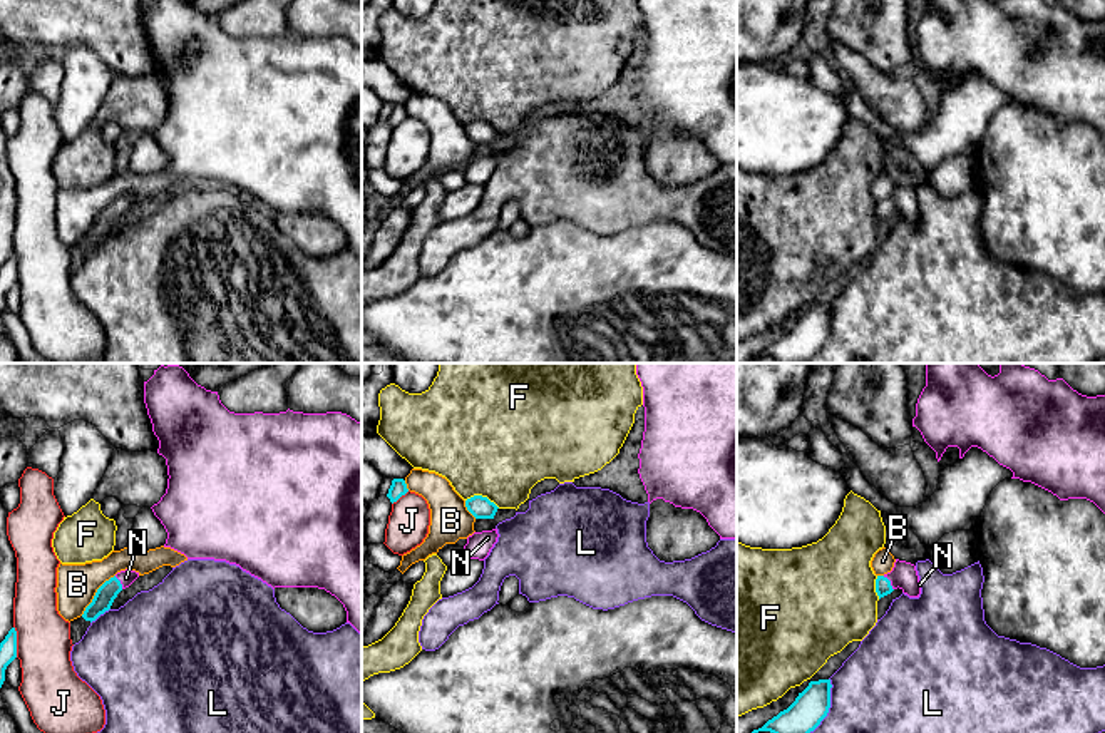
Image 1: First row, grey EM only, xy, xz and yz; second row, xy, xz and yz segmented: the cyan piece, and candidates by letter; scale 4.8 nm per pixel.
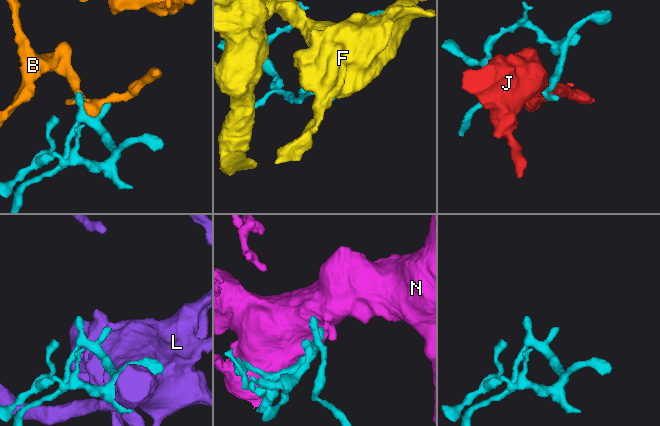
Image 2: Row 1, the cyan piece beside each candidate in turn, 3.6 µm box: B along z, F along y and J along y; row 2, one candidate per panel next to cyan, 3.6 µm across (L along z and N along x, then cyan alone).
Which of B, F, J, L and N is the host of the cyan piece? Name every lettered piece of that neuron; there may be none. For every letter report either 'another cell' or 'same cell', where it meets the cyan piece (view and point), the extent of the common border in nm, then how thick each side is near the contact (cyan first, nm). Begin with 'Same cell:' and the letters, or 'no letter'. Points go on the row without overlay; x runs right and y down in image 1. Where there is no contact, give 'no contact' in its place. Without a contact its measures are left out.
Same cell: N
B: another cell; meets cyan in xy at (96, 220); contact 260 nm long; 90 nm thick on the cyan side, 190 nm on the other
F: another cell; meets cyan in xz at (481, 121); contact 170 nm long; 110 nm thick on the cyan side, 500 nm on the other
J: another cell; meets cyan in xy at (15, 266); contact 150 nm long; 80 nm thick on the cyan side, 260 nm on the other
L: another cell; meets cyan in yz at (829, 332); contact 320 nm long; 170 nm thick on the cyan side, 500 nm on the other
N: same cell; meets cyan in yz at (889, 208); contact 90 nm long; 80 nm thick on the cyan side, 130 nm on the other

